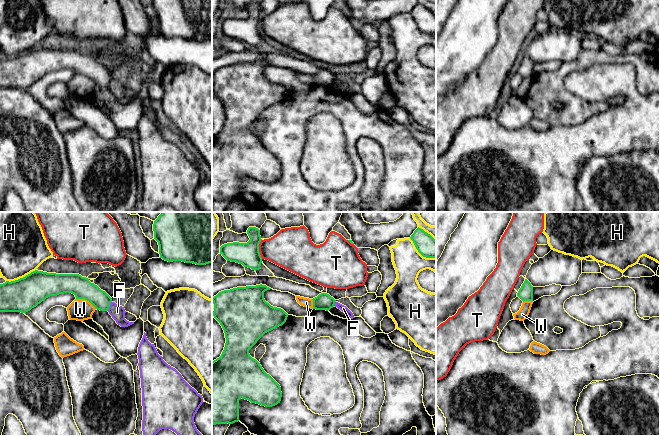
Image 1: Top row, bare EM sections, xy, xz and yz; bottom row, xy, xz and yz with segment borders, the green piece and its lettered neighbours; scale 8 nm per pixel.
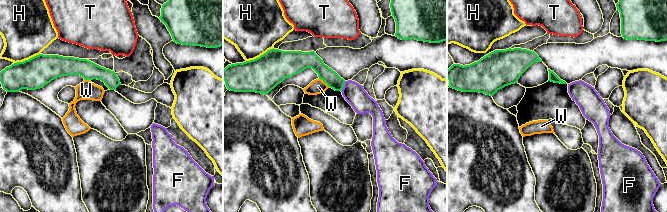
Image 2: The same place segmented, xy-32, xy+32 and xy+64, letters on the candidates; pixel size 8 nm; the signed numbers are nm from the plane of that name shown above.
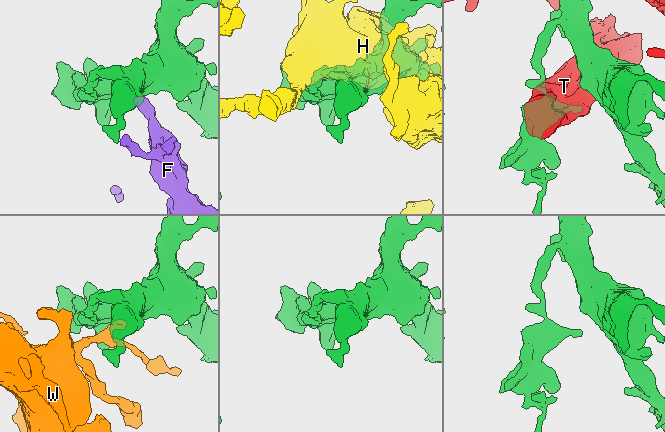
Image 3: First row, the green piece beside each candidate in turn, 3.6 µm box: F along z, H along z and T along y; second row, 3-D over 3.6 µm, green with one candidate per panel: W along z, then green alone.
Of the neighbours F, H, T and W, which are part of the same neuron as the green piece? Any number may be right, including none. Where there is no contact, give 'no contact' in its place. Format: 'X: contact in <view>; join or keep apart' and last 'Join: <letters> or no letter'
F: contact in xy; keep apart
H: contact in xy; keep apart
T: contact in xz; keep apart
W: contact in xy; keep apart
Join: no letter

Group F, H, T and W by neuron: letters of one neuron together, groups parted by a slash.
F / H / T / W

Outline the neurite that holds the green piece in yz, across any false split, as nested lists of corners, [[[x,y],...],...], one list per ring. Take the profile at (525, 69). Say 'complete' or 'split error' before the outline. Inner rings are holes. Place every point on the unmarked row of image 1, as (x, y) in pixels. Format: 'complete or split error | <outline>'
complete | [[[525,55],[521,64],[519,65],[517,72],[524,77],[533,77],[533,62],[531,59]]]

